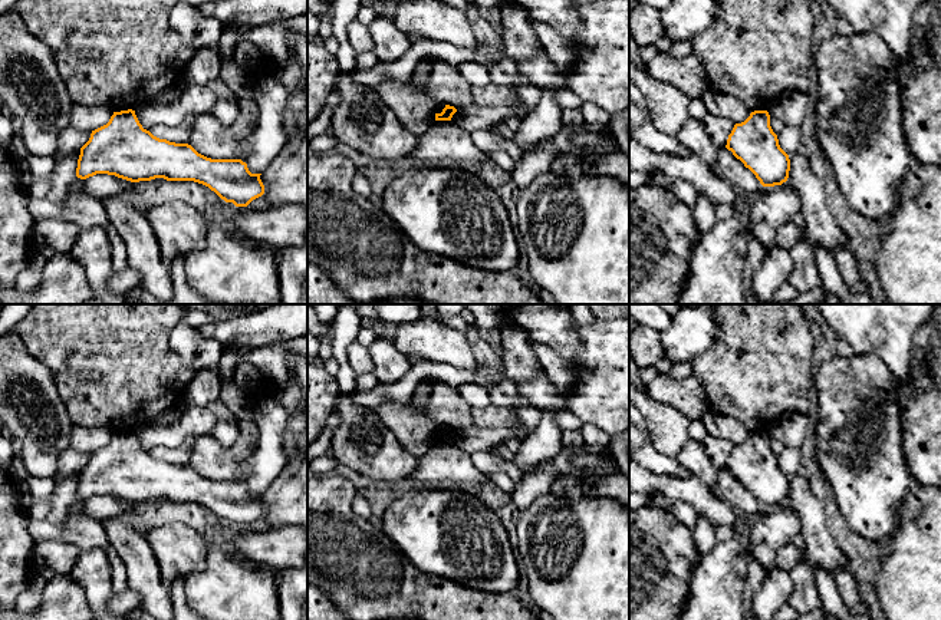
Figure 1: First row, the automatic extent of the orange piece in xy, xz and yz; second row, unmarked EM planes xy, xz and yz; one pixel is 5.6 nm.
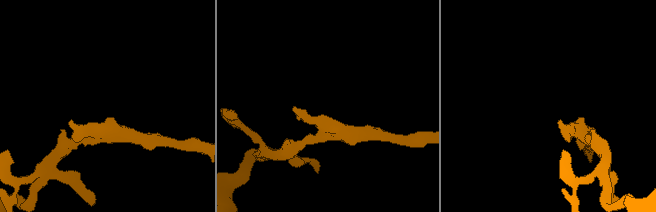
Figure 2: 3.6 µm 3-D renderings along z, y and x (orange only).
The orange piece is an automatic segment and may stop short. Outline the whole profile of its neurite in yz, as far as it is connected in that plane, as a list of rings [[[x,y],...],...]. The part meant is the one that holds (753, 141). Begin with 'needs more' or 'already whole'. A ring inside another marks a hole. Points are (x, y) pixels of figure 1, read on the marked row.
already whole; [[[754,111],[744,122],[736,123],[728,135],[726,148],[756,175],[763,187],[782,185],[787,181],[790,159],[779,145],[777,135],[770,126],[767,111]]]

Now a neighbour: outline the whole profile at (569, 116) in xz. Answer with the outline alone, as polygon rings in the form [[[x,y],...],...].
[[[583,108],[562,109],[560,119],[562,119],[563,126],[579,126],[586,121],[583,115]]]

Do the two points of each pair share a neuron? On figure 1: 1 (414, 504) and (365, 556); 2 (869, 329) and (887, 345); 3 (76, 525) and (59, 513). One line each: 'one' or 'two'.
1: two
2: one
3: two

